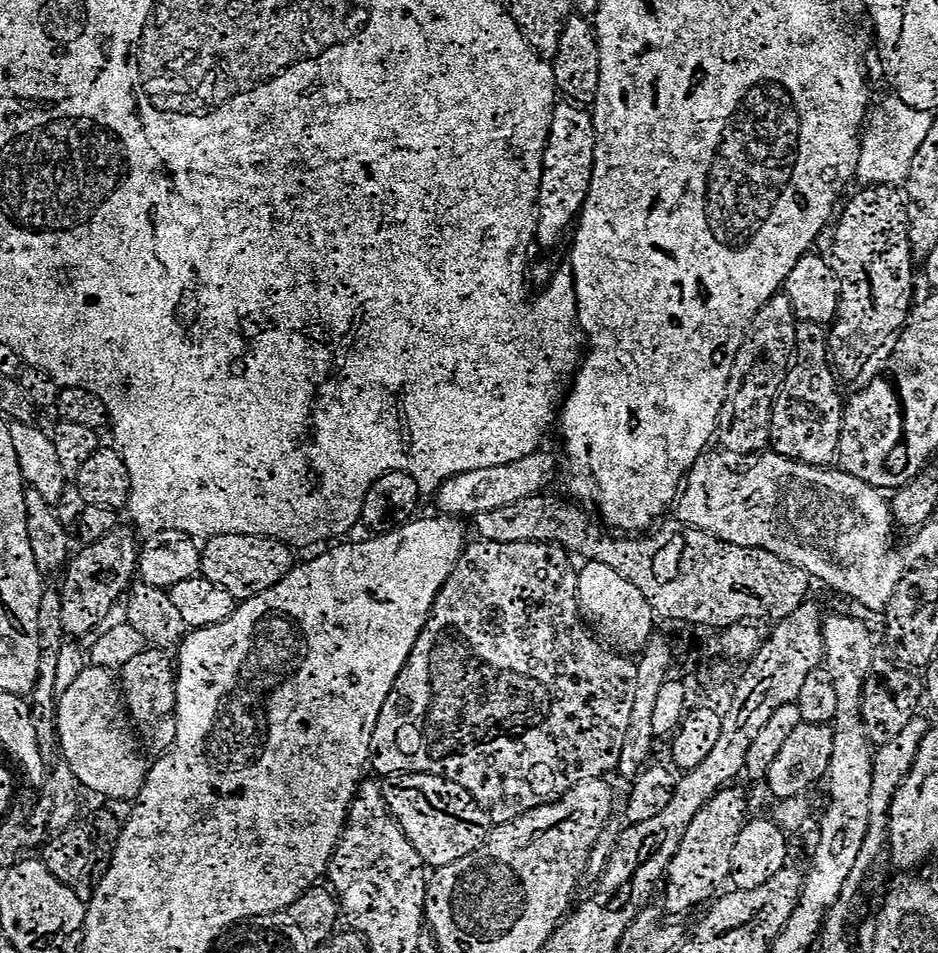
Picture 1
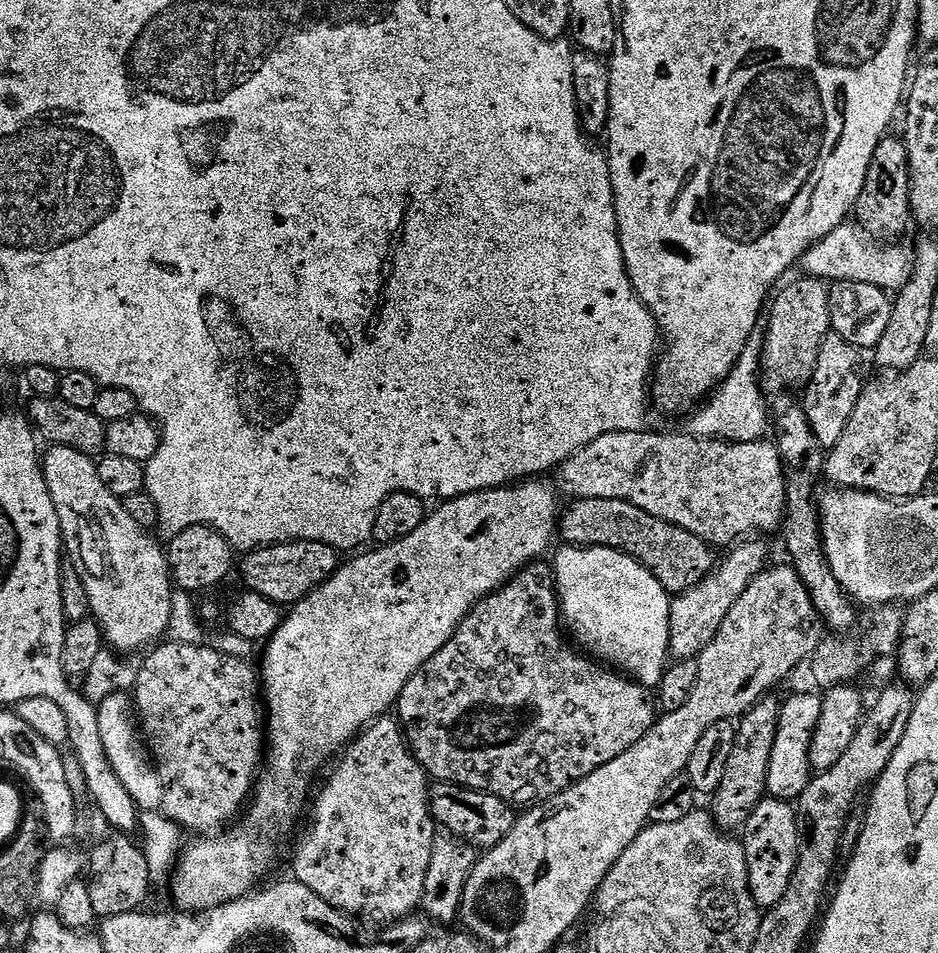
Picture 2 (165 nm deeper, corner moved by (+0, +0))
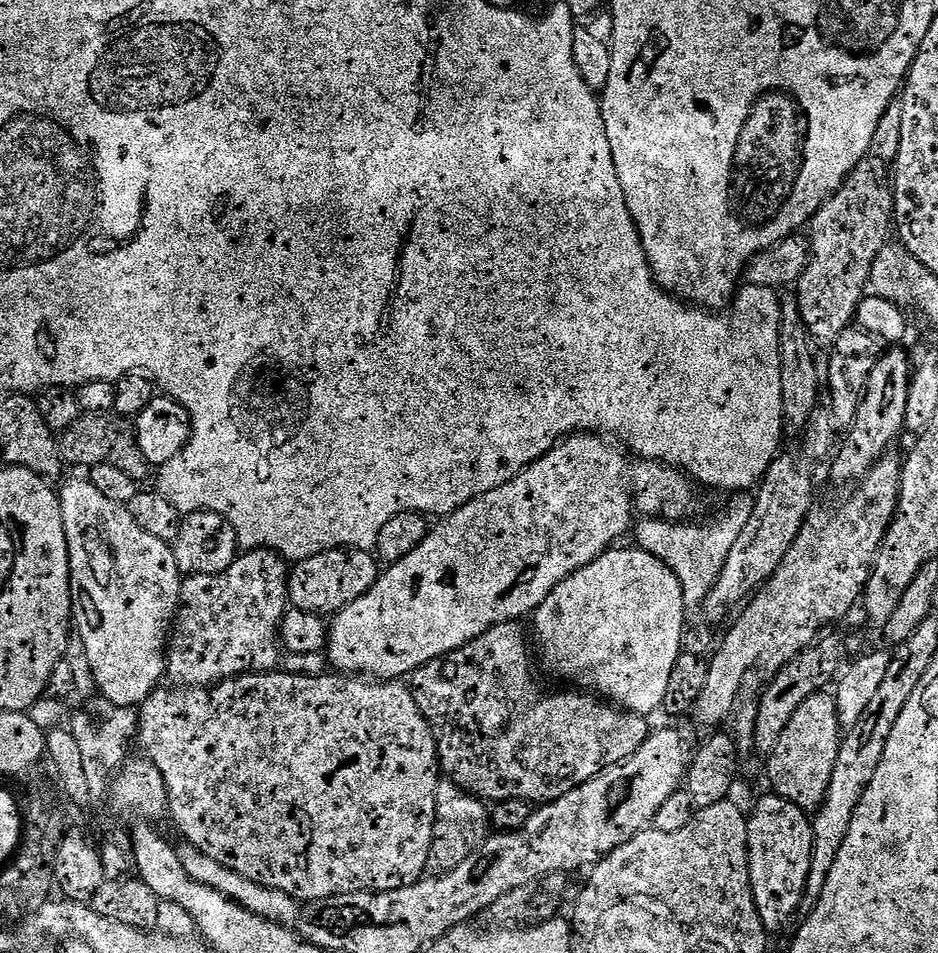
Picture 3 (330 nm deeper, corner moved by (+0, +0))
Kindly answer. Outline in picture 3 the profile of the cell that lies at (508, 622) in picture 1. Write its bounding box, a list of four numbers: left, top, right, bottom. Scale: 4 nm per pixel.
[410,622,650,806]

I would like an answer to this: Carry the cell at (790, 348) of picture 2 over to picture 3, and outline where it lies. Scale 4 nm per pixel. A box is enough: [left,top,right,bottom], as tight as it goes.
[794,162,893,346]

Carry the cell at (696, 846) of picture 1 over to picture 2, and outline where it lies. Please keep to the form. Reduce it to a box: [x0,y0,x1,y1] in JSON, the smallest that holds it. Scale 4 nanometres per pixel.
[710,694,781,834]

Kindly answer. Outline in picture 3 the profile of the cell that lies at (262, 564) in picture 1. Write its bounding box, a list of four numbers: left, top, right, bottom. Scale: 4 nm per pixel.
[288,548,381,614]

